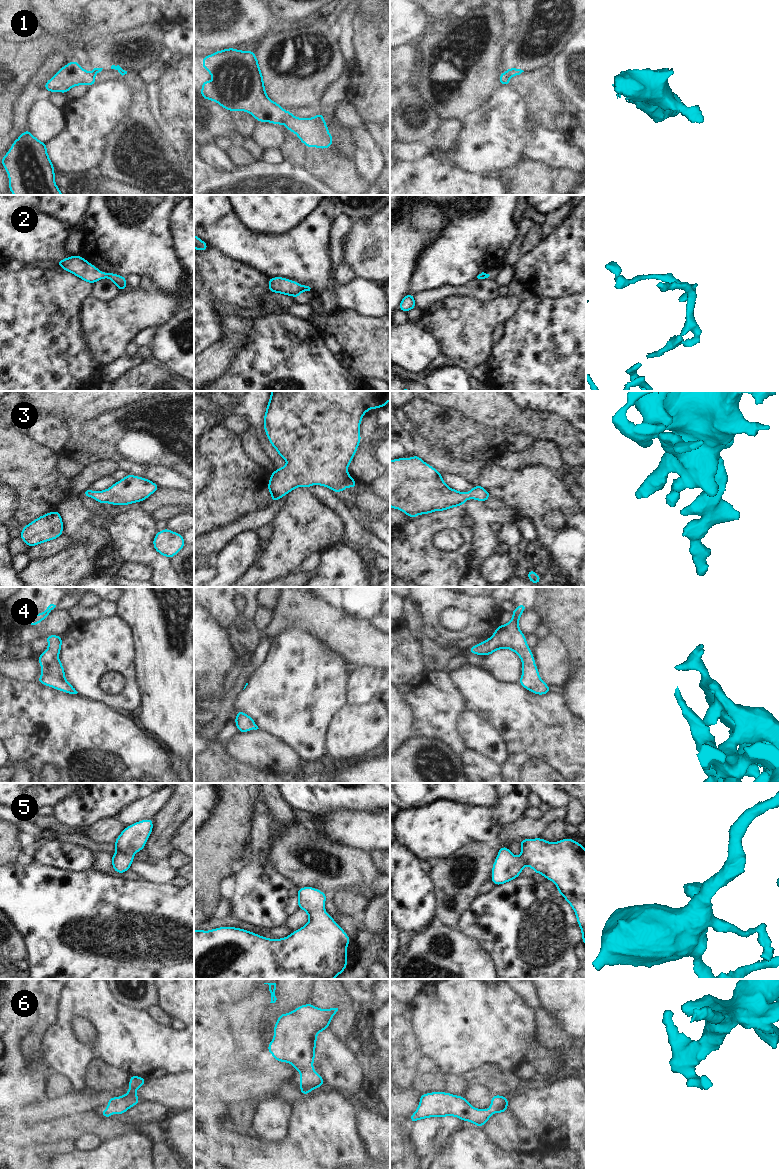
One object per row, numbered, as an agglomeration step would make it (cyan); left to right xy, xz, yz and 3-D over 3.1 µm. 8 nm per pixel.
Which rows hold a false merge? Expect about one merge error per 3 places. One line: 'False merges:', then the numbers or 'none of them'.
False merges: 1

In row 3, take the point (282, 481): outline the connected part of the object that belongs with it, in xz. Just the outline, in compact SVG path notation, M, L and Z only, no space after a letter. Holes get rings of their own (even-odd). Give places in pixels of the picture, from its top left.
M271 391L264 414L264 431L270 444L287 462L286 466L271 473L267 486L271 502L280 500L299 486L320 485L338 493L349 485L354 490L358 483L349 475L347 468L361 442L362 418L370 409L385 407L389 401L390 391Z

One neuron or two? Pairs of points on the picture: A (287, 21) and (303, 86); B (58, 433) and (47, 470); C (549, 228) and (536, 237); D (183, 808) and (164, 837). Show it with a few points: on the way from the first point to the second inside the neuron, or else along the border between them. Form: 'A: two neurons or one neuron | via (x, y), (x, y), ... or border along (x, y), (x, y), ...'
A: two neurons | border along (281, 26), (296, 27)
B: two neurons | border along (32, 438), (39, 444), (48, 447), (55, 454)
C: two neurons | border along (540, 227), (542, 238)
D: one neuron | via (176, 815), (164, 827), (164, 830)

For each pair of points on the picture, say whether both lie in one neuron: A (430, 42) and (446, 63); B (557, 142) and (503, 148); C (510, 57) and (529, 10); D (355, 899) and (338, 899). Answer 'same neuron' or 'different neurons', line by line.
A: same neuron
B: same neuron
C: same neuron
D: same neuron

